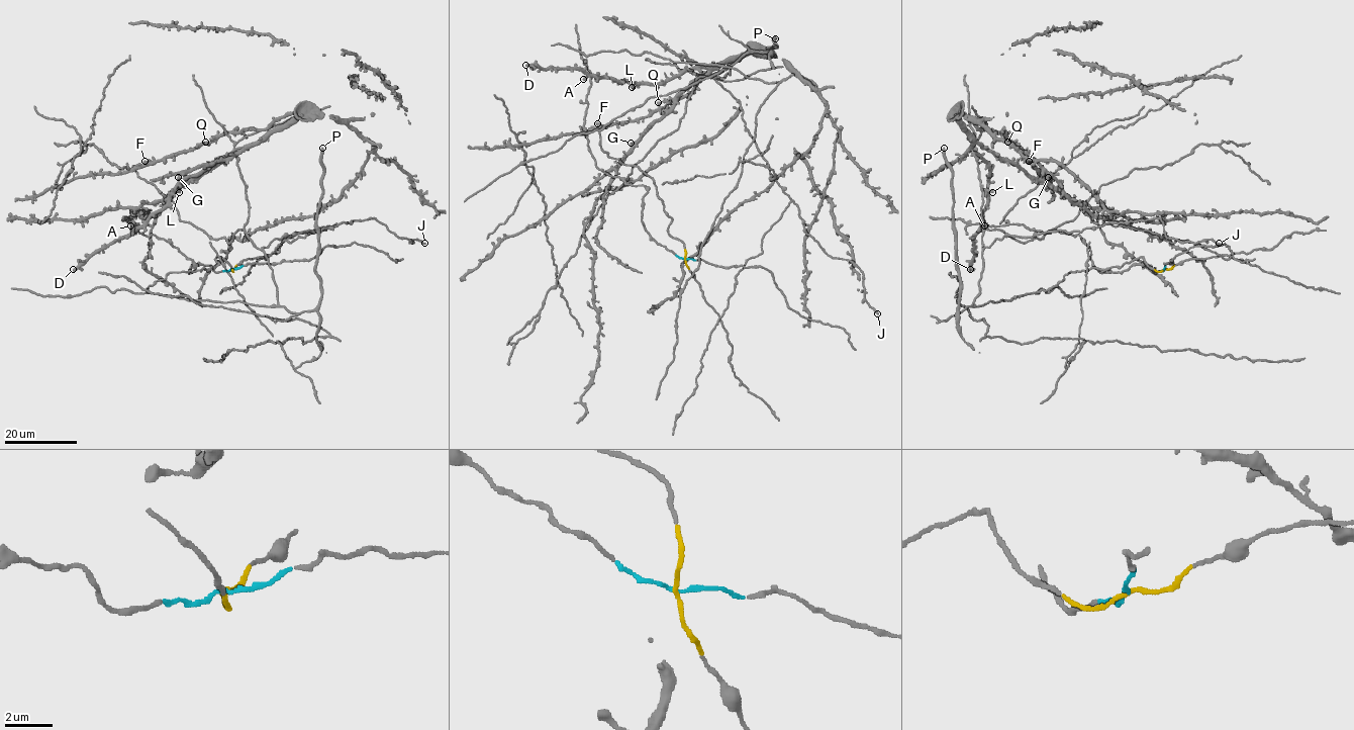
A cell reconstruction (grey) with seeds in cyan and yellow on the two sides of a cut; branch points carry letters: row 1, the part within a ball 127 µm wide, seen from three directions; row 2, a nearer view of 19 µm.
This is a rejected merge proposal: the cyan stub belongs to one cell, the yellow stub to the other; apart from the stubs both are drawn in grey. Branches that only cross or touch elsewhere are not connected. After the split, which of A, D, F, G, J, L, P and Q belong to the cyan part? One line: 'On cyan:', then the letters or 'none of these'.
On cyan: none of these

